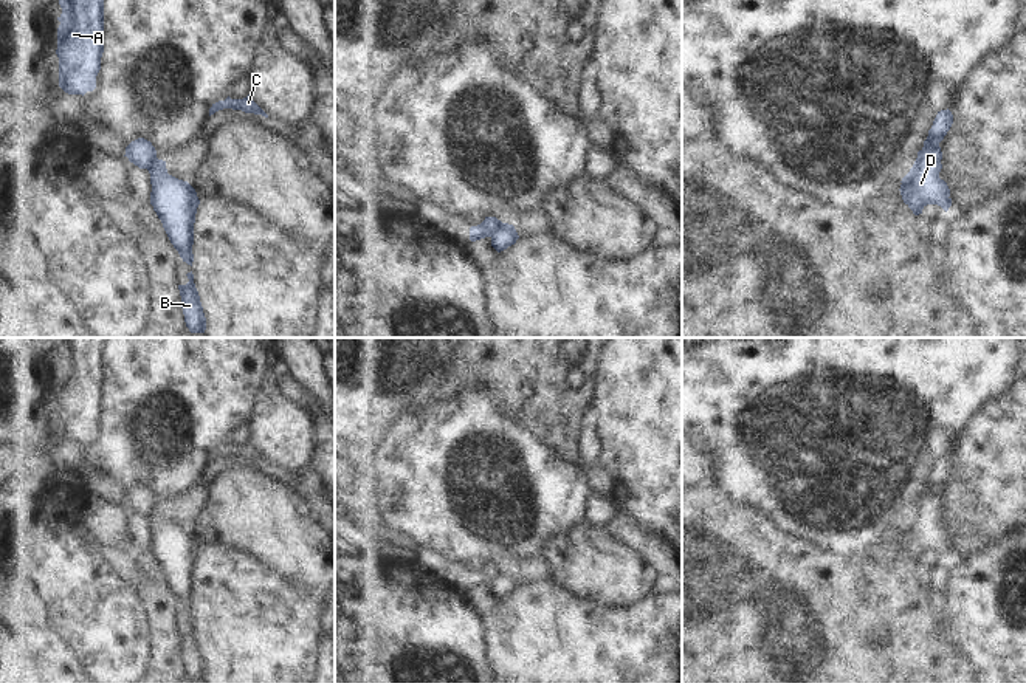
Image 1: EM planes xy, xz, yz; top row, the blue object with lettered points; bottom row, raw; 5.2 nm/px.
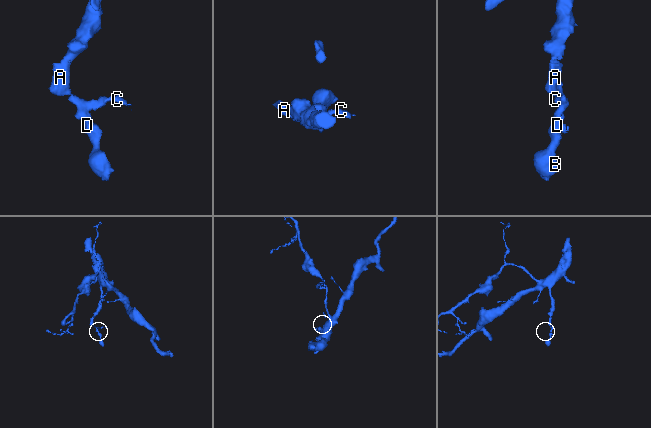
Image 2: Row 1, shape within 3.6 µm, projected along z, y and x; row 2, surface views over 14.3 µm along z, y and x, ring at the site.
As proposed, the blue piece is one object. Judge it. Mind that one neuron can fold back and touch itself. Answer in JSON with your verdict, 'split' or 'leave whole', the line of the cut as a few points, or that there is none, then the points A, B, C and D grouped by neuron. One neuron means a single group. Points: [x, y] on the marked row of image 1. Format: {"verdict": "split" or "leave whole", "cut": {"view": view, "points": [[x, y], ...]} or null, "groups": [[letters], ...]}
{"verdict": "split", "cut": {"view": "yz", "points": [[938, 144], [927, 146], [918, 157]]}, "groups": [["A", "C"], ["B", "D"]]}

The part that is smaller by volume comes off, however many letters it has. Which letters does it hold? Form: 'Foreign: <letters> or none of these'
Foreign: B, D

